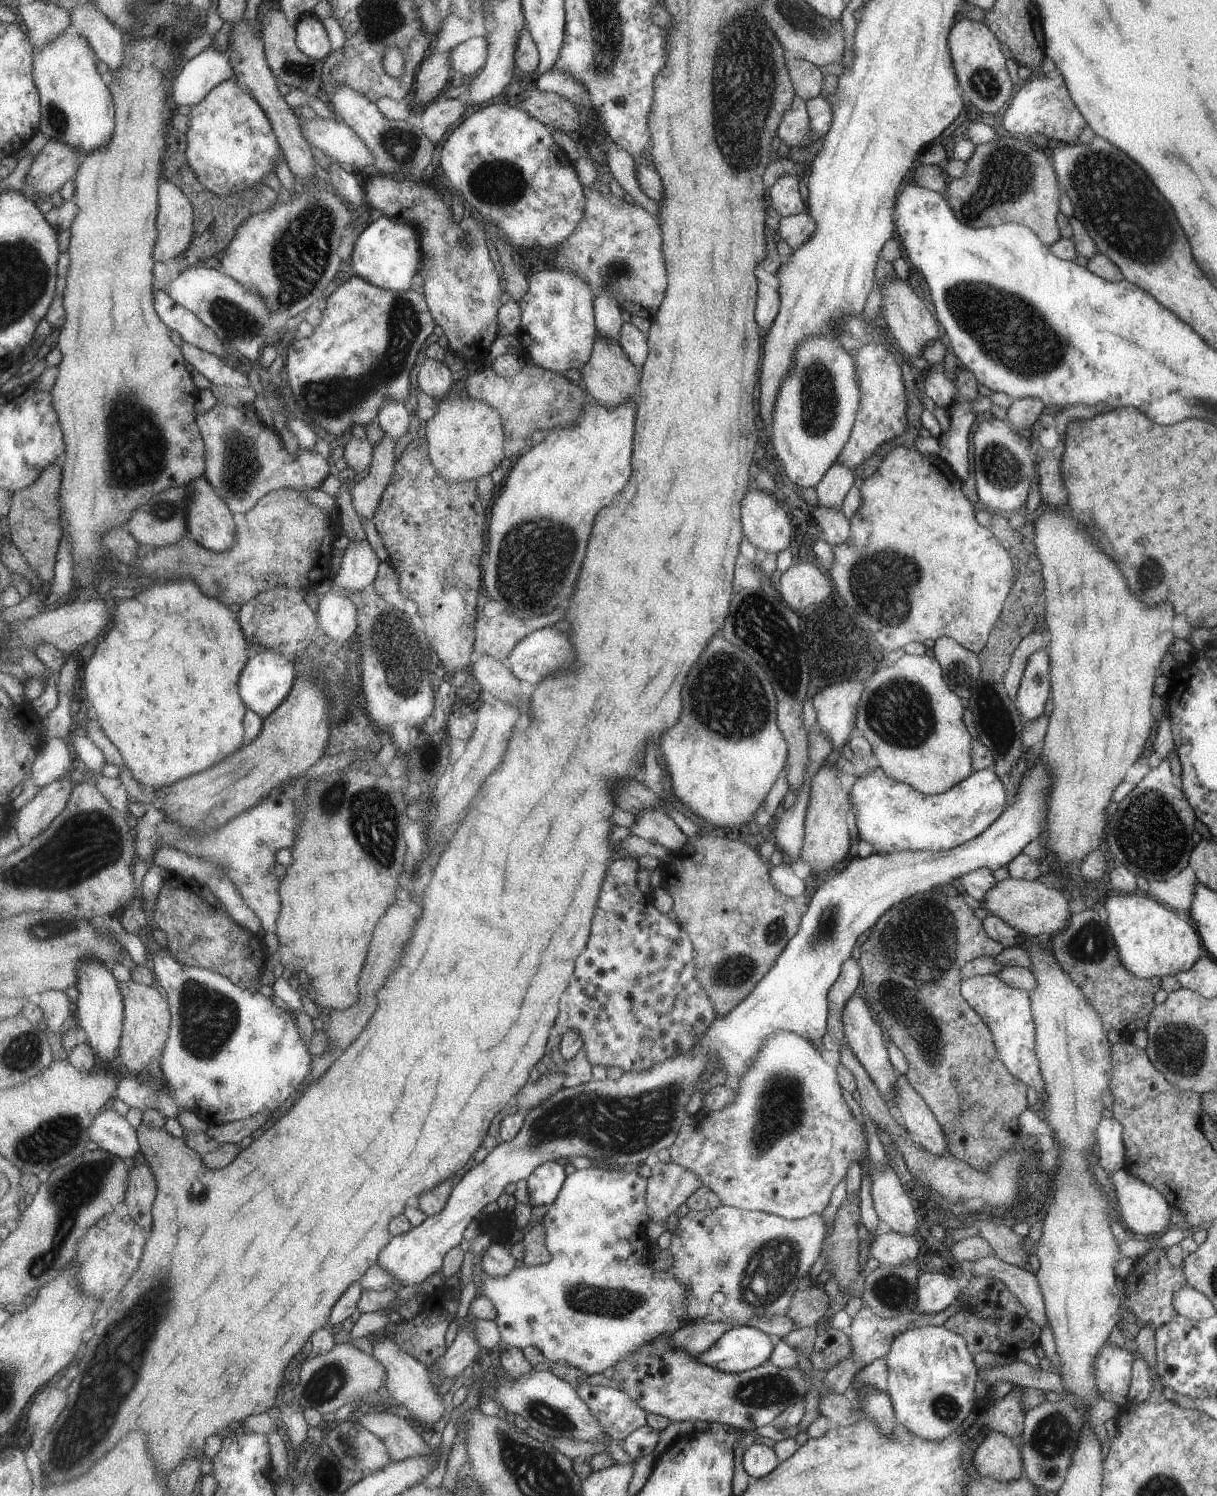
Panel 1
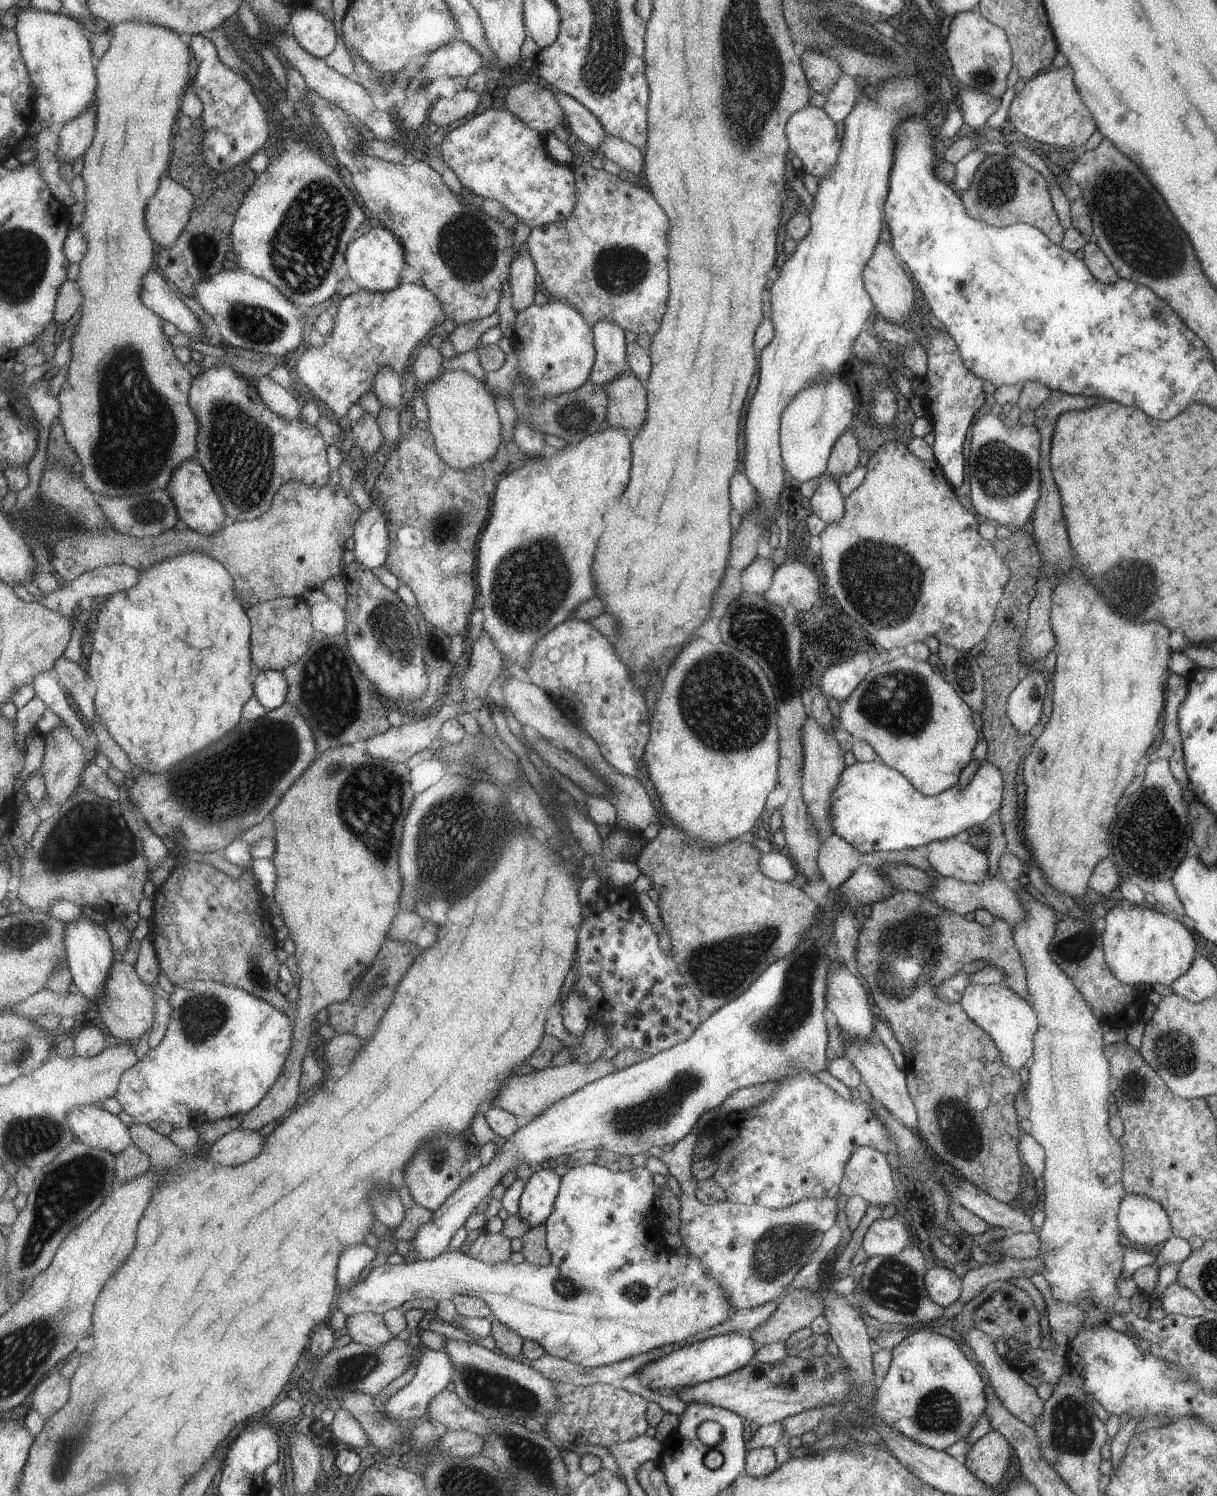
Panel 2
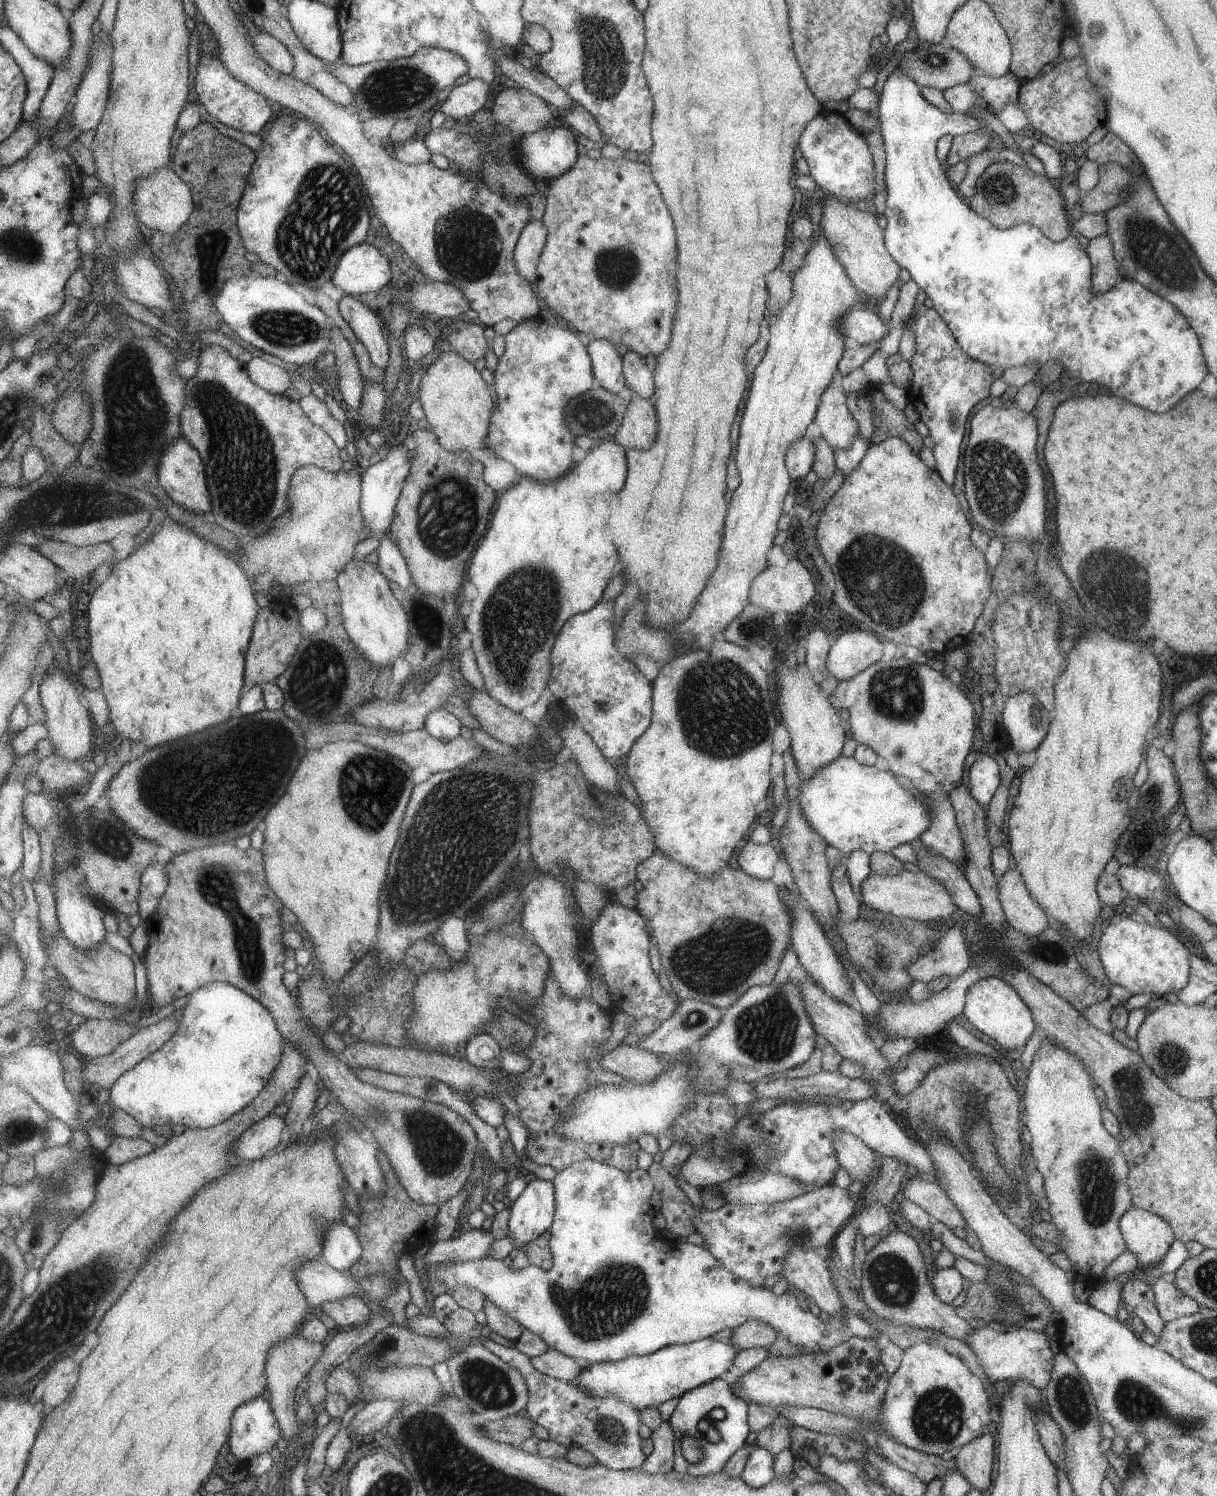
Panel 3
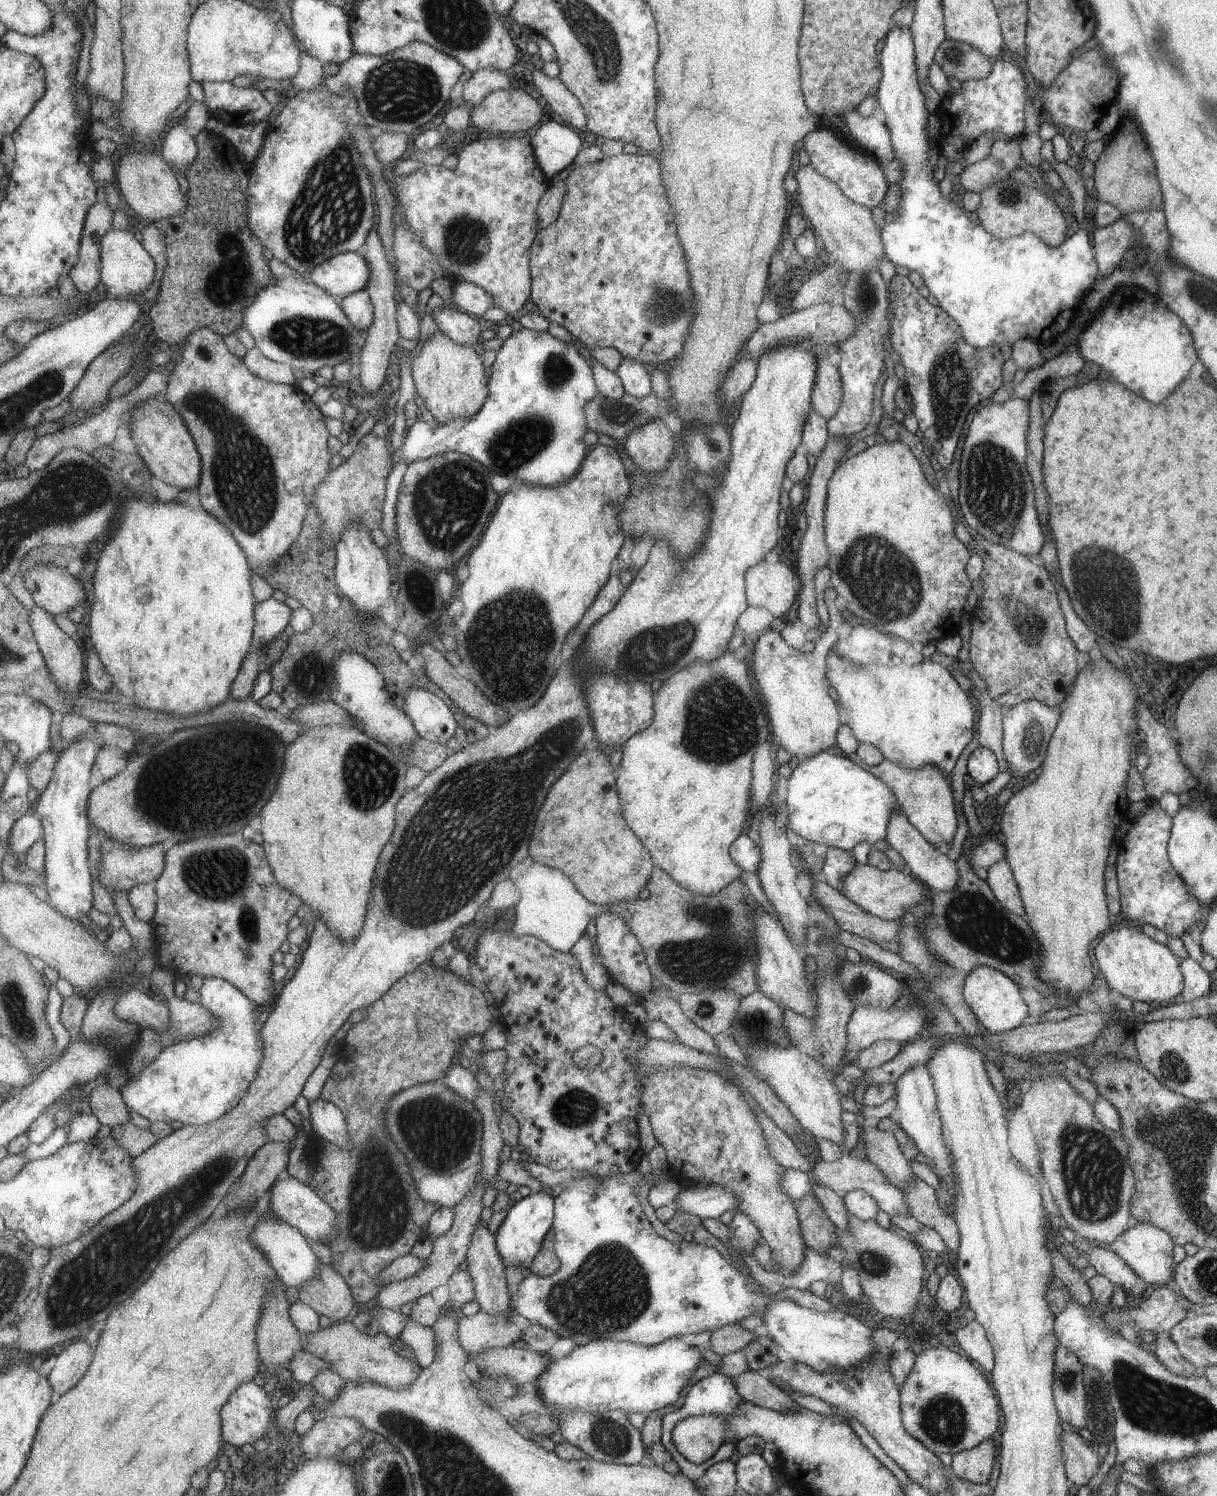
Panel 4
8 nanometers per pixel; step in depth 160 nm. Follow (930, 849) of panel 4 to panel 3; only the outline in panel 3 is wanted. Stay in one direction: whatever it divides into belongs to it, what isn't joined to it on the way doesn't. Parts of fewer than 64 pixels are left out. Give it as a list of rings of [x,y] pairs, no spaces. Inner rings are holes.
[[[918,838],[911,841],[910,844],[913,850],[915,850],[915,864],[918,870],[944,885],[948,892],[951,893],[952,900],[955,901],[957,909],[972,915],[981,913],[981,906],[977,895],[973,892],[969,882],[967,882],[964,872],[958,869],[955,863],[950,863],[942,856],[931,855],[922,846]]]

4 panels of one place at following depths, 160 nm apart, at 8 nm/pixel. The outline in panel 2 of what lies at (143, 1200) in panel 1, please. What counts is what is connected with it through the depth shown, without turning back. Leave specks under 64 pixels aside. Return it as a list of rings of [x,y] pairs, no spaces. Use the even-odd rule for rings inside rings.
[[[135,1143],[115,1156],[117,1183],[135,1179],[152,1168],[152,1158],[149,1153],[143,1152]]]

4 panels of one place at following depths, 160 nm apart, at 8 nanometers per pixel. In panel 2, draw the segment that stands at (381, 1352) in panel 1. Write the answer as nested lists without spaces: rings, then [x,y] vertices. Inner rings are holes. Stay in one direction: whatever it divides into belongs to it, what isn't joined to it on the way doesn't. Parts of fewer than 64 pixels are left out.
[[[359,1313],[347,1316],[345,1331],[355,1343],[380,1347],[395,1337],[389,1330],[383,1315],[375,1313]]]

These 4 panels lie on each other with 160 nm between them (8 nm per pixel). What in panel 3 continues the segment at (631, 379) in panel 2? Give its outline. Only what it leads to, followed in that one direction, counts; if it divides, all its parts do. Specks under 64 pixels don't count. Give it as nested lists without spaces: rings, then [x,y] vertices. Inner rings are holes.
[[[628,390],[626,396],[630,398],[630,405],[614,439],[627,449],[647,450],[651,444],[657,442],[655,436],[655,432],[659,432],[657,410],[649,400],[635,392]]]

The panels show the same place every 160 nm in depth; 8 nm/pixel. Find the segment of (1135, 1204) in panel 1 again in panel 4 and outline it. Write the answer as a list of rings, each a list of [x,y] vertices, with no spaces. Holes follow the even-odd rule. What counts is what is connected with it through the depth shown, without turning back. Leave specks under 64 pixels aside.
[[[1131,1221],[1131,1226],[1125,1229],[1123,1234],[1117,1236],[1113,1242],[1103,1244],[1091,1240],[1089,1242],[1095,1247],[1103,1247],[1103,1249],[1114,1252],[1129,1268],[1136,1274],[1138,1278],[1143,1278],[1144,1282],[1154,1284],[1155,1286],[1172,1286],[1172,1272],[1175,1266],[1172,1264],[1172,1247],[1175,1246],[1172,1237],[1163,1229],[1156,1226]]]

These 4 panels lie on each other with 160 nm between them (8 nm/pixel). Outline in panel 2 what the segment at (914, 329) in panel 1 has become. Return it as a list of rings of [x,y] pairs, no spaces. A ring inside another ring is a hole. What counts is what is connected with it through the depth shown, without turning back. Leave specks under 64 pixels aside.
[[[885,241],[877,242],[871,258],[865,264],[863,270],[864,287],[874,306],[873,311],[889,322],[895,323],[903,320],[903,314],[911,314],[913,306],[913,286],[909,278],[905,276],[899,260],[895,258],[895,251],[892,245]]]

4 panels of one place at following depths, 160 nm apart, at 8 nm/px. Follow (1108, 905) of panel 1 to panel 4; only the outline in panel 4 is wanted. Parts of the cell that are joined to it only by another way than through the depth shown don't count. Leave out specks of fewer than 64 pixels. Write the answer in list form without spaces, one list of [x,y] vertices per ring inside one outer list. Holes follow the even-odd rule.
[[[1138,927],[1111,928],[1099,938],[1094,948],[1099,975],[1103,977],[1109,990],[1115,990],[1132,1001],[1146,1003],[1166,1002],[1181,992],[1180,968],[1169,948],[1161,946],[1142,933]]]

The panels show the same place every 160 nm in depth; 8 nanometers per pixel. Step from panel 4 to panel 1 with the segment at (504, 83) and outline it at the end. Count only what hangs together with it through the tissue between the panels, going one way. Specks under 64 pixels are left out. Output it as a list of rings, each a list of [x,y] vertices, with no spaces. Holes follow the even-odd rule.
[[[437,98],[426,105],[421,117],[422,129],[434,145],[445,138],[447,130],[453,128],[459,118],[463,118],[467,106],[463,98]]]

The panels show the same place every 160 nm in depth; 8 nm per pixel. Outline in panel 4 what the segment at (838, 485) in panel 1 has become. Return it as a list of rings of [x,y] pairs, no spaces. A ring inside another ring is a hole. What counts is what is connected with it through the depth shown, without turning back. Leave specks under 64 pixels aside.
[[[821,348],[817,350],[817,376],[812,388],[811,403],[813,412],[825,420],[831,418],[839,406],[842,388],[838,368],[827,360],[827,353]]]

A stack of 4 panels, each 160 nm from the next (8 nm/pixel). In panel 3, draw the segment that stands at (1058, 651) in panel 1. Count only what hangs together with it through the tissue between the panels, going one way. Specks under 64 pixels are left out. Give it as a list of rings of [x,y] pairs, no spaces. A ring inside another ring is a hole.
[[[1091,630],[1087,633],[1082,632],[1082,636],[1075,636],[1075,644],[1071,648],[1068,663],[1065,665],[1065,670],[1060,674],[1059,679],[1056,680],[1055,686],[1055,703],[1054,715],[1051,727],[1048,728],[1048,734],[1040,742],[1039,746],[1034,750],[1035,762],[1028,768],[1018,771],[1017,781],[1020,782],[1018,793],[1014,797],[1013,804],[1009,818],[1007,820],[1007,832],[1009,839],[1009,850],[1014,868],[1018,870],[1027,886],[1028,892],[1035,898],[1036,903],[1047,914],[1049,926],[1055,930],[1063,928],[1063,930],[1070,933],[1074,940],[1081,940],[1083,944],[1087,944],[1093,922],[1101,910],[1101,904],[1097,894],[1095,894],[1095,882],[1097,876],[1101,874],[1103,866],[1115,856],[1117,842],[1123,834],[1125,827],[1129,824],[1129,806],[1126,803],[1130,792],[1134,788],[1132,783],[1135,770],[1140,766],[1141,754],[1145,750],[1145,734],[1147,730],[1155,724],[1157,714],[1159,714],[1159,700],[1161,700],[1161,672],[1159,672],[1159,662],[1155,660],[1155,656],[1147,650],[1137,652],[1139,646],[1147,646],[1141,642],[1125,642],[1118,638],[1113,638],[1113,635],[1103,632],[1103,630]]]

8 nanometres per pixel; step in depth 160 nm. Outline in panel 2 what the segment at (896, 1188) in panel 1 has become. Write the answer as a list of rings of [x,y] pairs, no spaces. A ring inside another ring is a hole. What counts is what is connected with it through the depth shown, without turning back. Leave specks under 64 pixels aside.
[[[861,1145],[852,1152],[845,1168],[845,1180],[841,1180],[841,1194],[860,1196],[871,1205],[897,1203],[893,1178],[882,1152]]]

